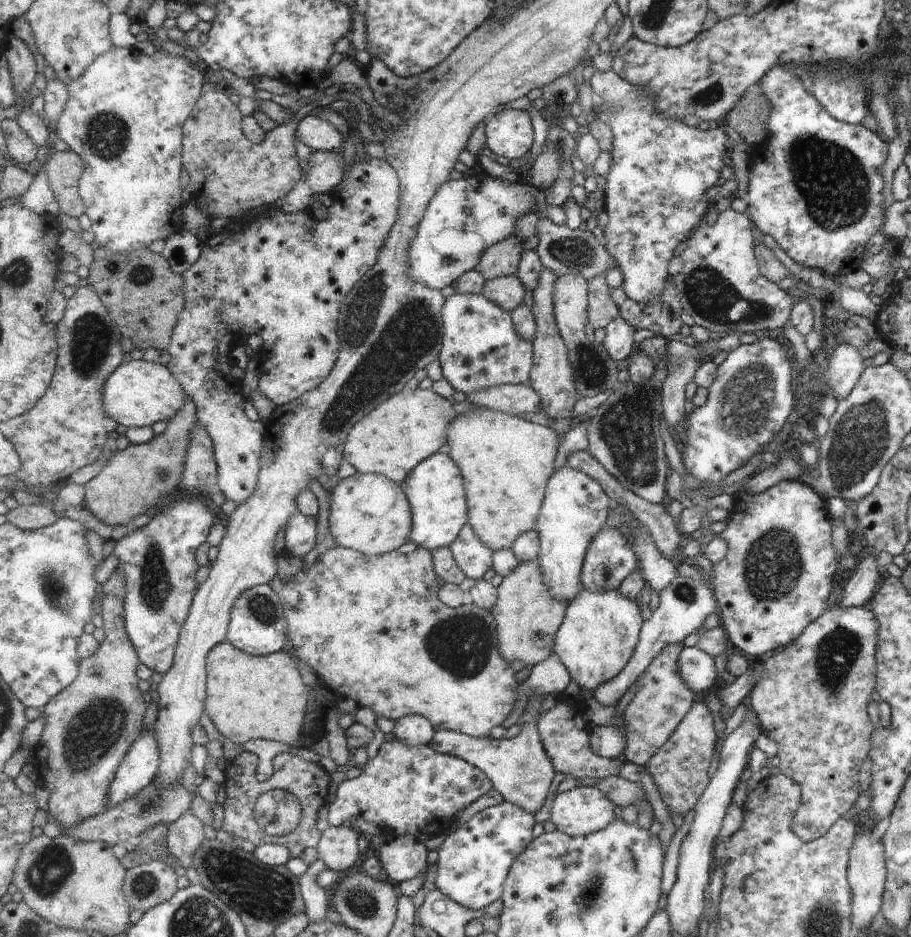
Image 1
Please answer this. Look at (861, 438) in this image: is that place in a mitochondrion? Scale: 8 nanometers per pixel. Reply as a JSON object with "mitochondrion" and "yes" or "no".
{"mitochondrion":"yes"}

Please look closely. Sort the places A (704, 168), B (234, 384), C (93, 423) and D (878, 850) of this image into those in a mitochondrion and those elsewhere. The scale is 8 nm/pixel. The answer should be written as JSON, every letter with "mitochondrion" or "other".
{"A":"other","B":"other","C":"other","D":"other"}

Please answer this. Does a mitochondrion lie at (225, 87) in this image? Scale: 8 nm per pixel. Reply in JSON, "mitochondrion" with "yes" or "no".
{"mitochondrion":"no"}

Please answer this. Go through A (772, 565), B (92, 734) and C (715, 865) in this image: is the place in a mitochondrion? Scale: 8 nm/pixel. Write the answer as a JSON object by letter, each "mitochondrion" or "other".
{"A":"mitochondrion","B":"mitochondrion","C":"other"}

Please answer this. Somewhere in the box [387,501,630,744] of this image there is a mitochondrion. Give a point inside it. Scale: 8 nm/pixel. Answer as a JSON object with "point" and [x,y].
{"point":[462,645]}

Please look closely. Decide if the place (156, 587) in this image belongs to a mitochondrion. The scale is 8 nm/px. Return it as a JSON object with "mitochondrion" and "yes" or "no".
{"mitochondrion":"yes"}

